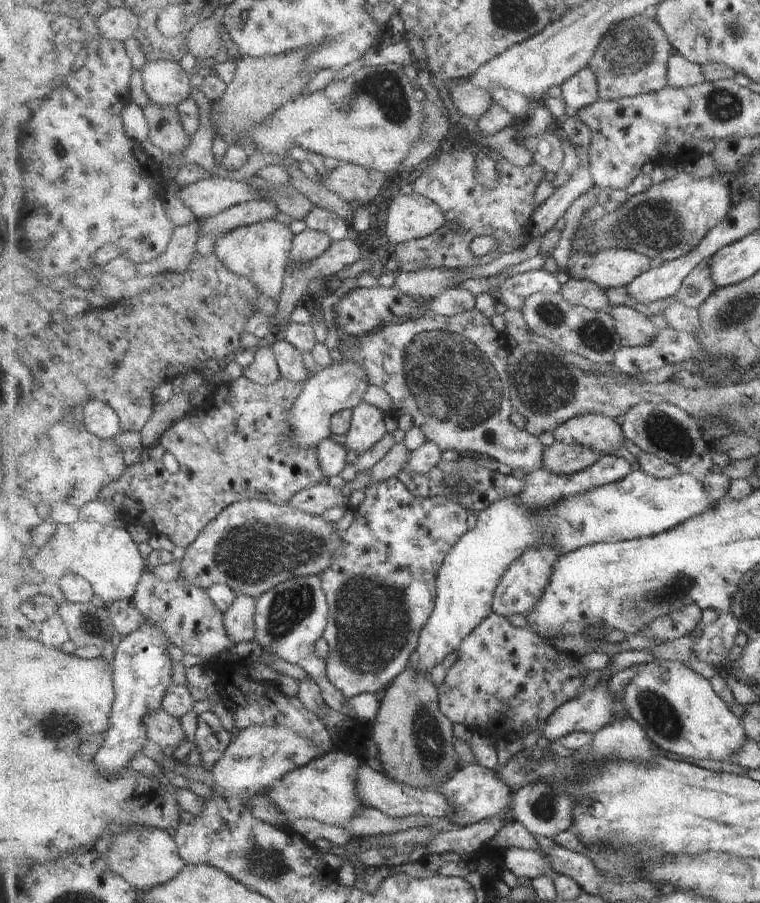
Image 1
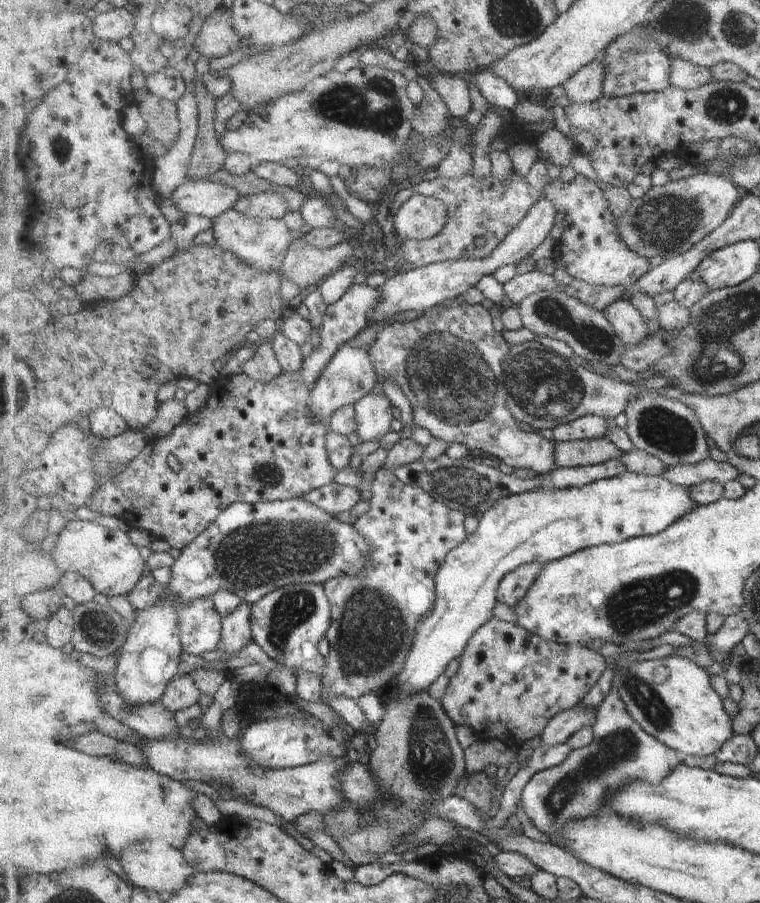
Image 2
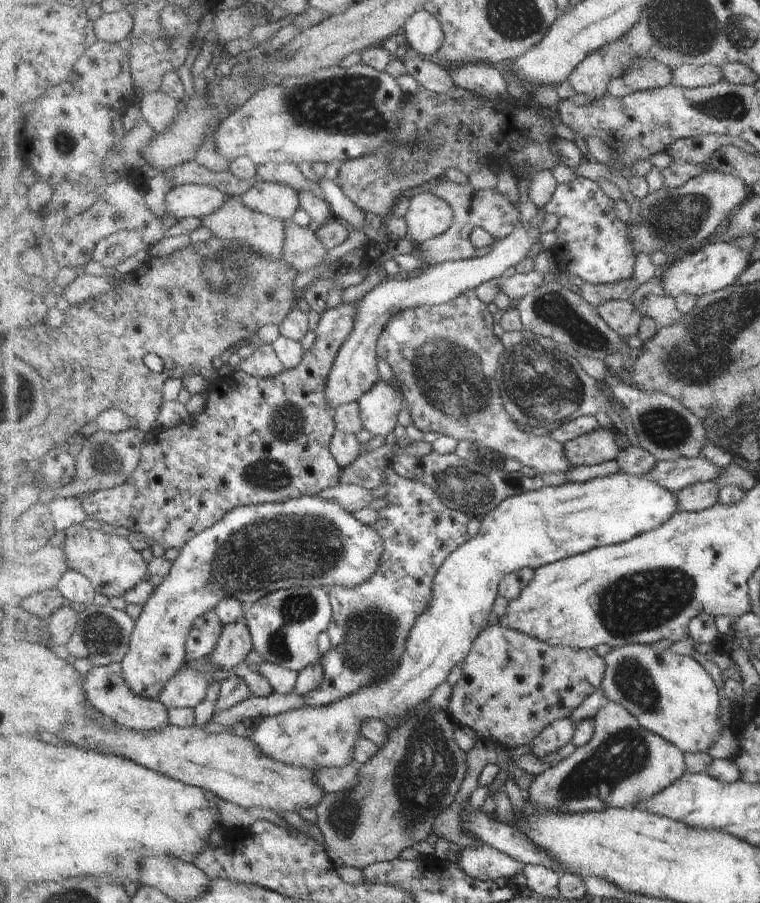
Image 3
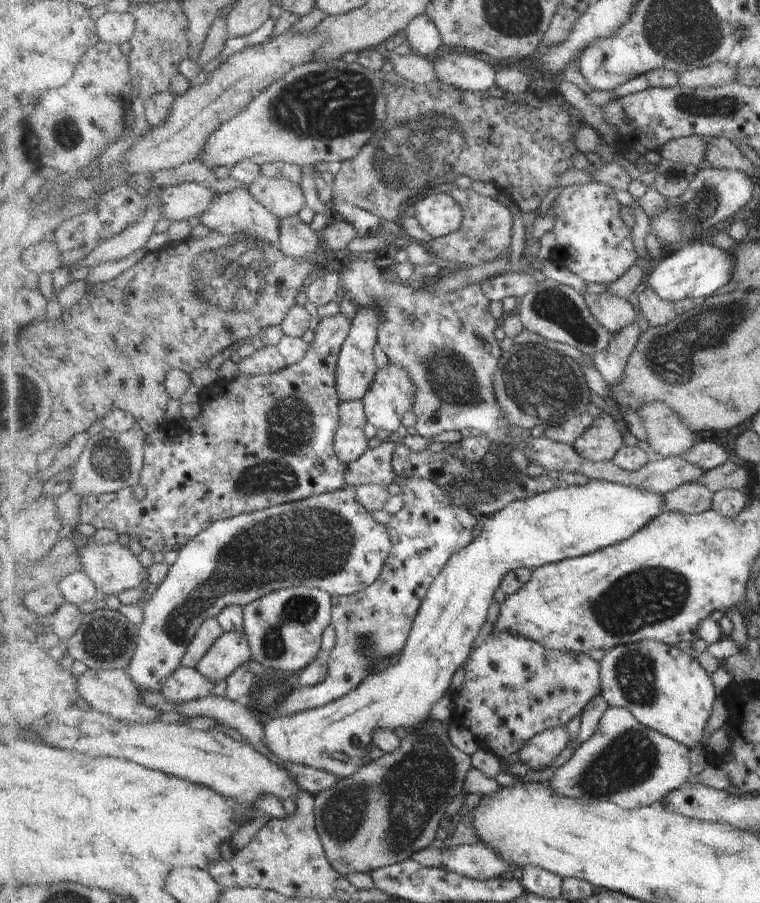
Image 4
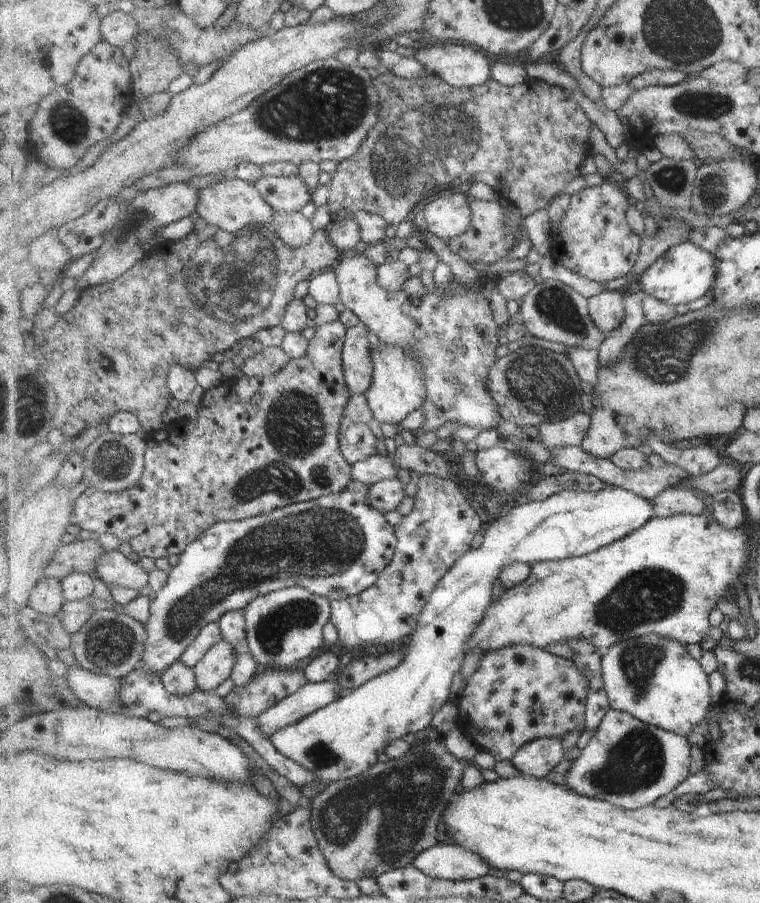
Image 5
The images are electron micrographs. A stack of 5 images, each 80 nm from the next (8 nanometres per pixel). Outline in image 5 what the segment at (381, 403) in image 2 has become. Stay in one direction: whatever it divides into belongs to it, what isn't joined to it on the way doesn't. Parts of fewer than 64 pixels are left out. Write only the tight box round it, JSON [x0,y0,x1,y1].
[364,342,428,424]

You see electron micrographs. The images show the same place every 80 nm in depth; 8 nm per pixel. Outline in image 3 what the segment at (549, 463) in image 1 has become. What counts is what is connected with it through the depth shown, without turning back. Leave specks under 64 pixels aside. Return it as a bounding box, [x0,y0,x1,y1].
[564,427,620,467]

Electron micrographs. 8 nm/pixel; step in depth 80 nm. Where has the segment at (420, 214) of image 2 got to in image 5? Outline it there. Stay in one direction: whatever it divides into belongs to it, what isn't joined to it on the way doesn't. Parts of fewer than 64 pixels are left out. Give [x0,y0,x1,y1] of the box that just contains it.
[421,191,472,241]

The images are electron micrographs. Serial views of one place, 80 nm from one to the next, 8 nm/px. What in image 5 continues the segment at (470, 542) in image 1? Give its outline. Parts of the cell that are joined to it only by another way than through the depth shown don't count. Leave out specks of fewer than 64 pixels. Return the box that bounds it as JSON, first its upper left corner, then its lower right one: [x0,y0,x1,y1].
[271,487,655,784]

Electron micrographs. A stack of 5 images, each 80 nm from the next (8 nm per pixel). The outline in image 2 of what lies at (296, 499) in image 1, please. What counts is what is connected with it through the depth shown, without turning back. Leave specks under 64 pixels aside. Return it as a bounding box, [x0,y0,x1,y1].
[304,481,361,515]

